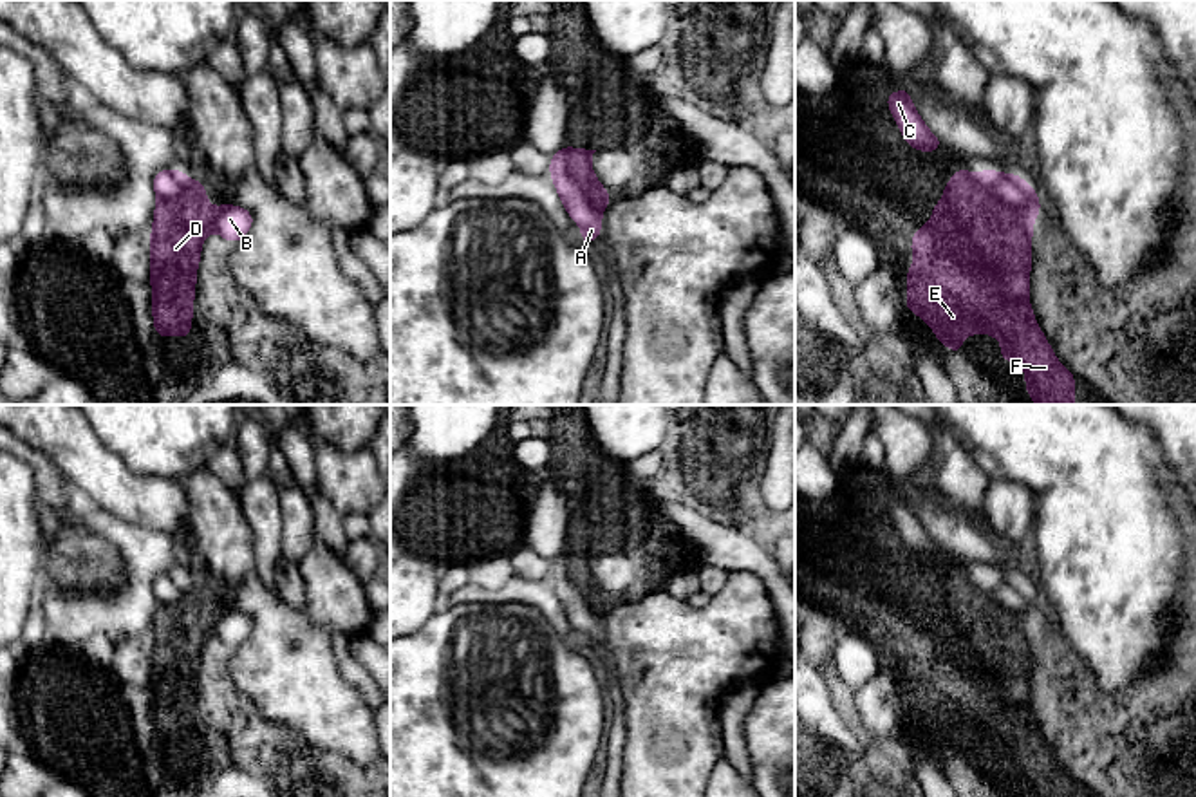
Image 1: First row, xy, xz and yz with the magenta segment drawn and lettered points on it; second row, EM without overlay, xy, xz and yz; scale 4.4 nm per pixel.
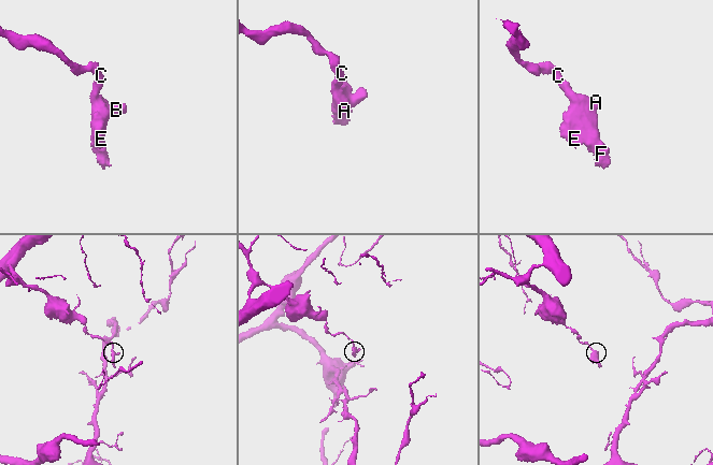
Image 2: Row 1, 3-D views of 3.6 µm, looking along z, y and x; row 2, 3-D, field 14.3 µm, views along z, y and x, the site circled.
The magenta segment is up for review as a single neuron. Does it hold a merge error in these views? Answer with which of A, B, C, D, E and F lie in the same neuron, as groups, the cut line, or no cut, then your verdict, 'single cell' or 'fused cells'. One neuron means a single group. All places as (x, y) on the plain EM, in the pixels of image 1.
A B C / D E F | xz (568, 552), (568, 575), (582, 600), (600, 618) | fused cells

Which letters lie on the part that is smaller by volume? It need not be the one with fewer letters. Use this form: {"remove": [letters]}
{"remove": ["D", "E", "F"]}

